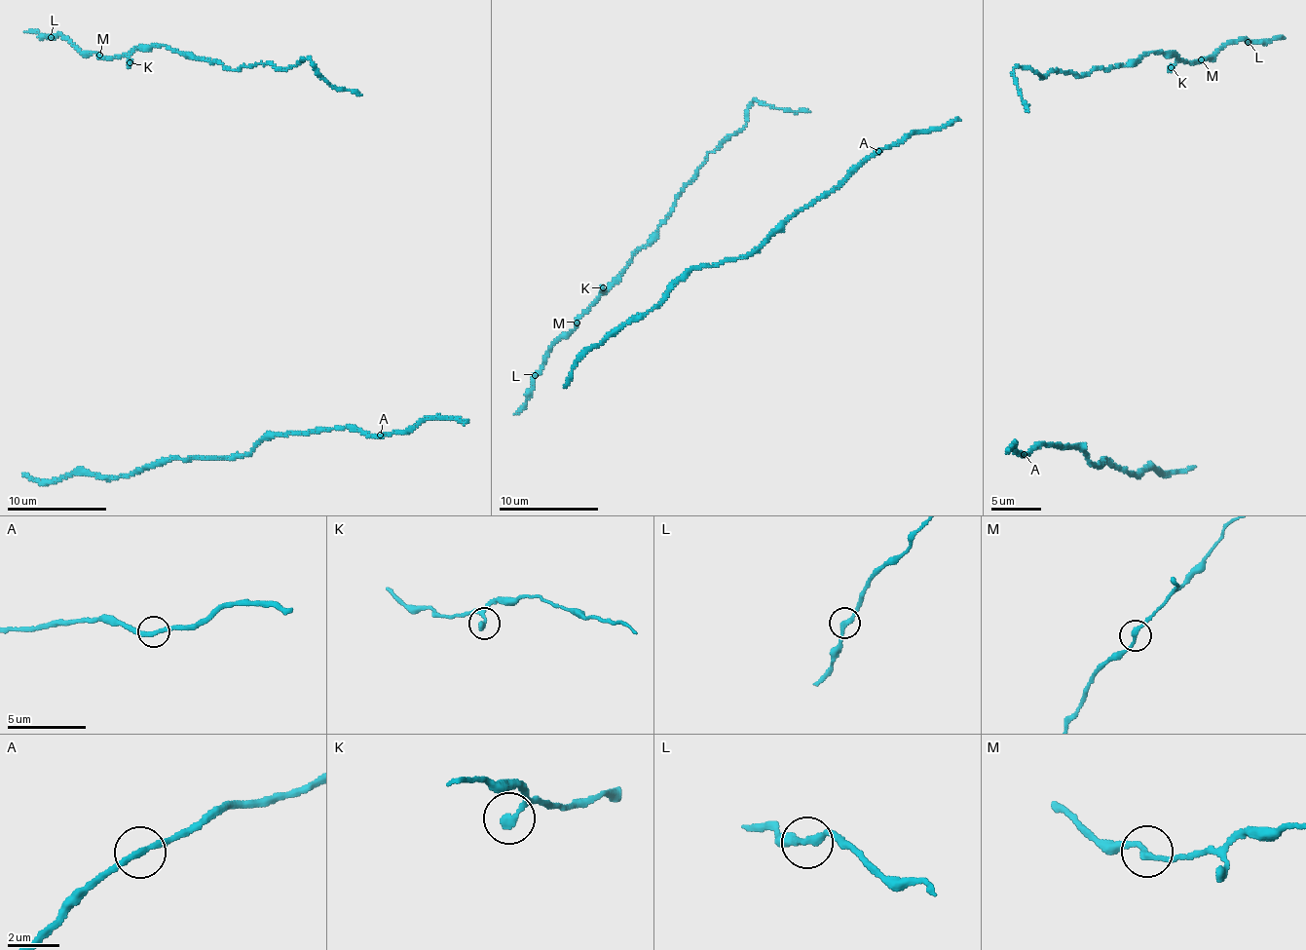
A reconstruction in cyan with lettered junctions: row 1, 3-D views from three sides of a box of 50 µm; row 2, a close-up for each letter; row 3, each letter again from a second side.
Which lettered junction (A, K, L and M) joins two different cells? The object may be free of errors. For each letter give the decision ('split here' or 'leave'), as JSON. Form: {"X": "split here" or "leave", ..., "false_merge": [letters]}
{"A": "leave", "K": "leave", "L": "leave", "M": "leave", "false_merge": []}

